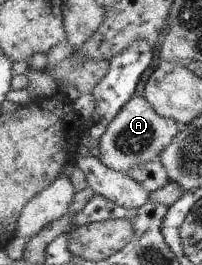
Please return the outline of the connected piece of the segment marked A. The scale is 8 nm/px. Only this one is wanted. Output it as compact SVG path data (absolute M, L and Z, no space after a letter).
M144 93L136 94L100 138L101 161L114 170L130 175L134 168L141 167L142 164L154 158L159 158L162 151L177 138L180 127L176 120L161 116Z

